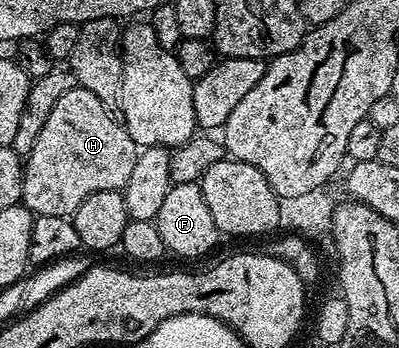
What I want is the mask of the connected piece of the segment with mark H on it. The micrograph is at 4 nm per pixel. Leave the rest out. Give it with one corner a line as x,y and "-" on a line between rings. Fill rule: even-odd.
75,87
56,102
56,107
52,107
32,151
24,159
21,204
35,217
60,215
73,218
76,207
80,207
88,195
96,195
96,191
125,190
139,152
140,146
134,142
132,135
128,135
121,120
104,103
100,103
92,91

